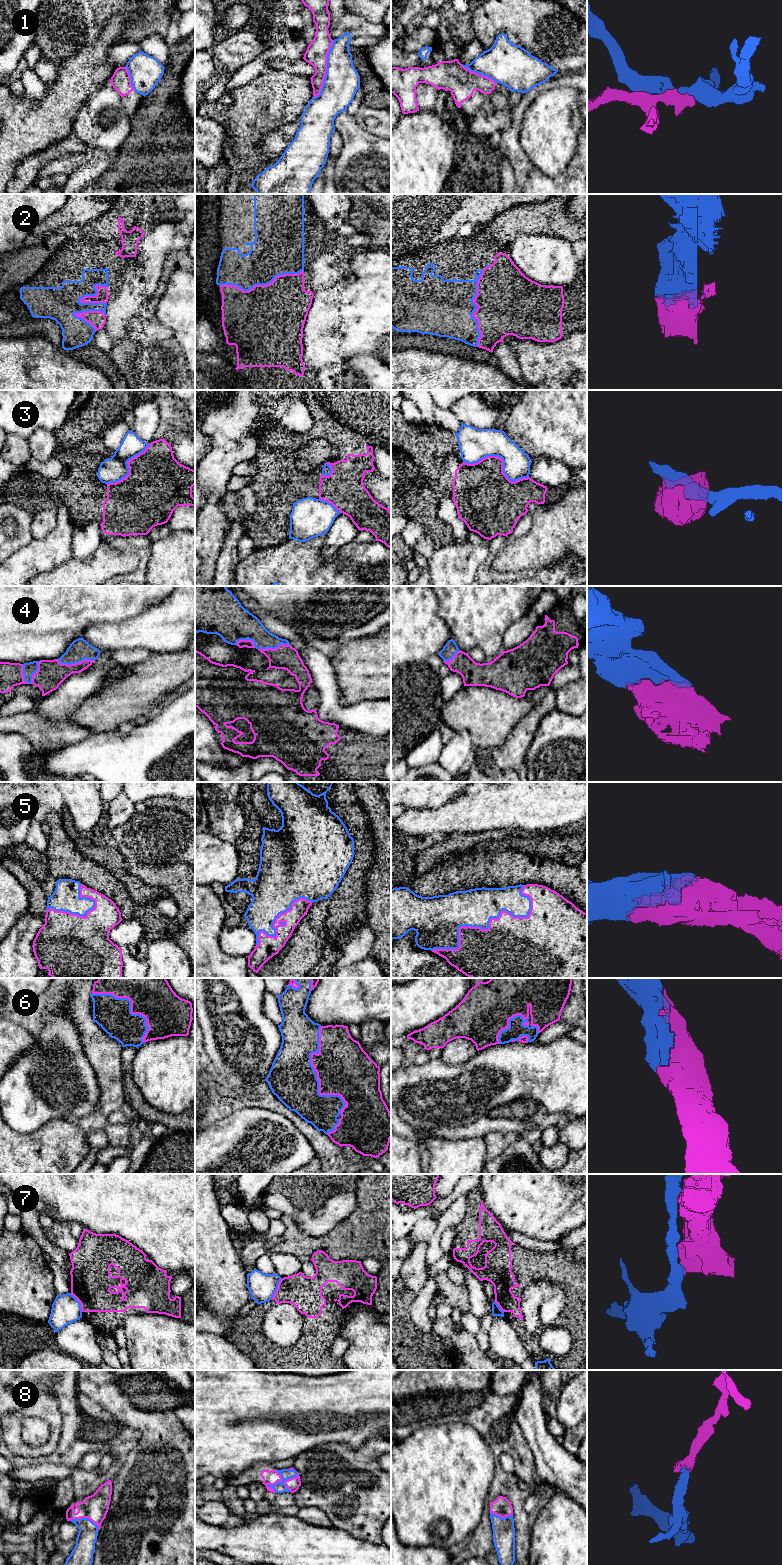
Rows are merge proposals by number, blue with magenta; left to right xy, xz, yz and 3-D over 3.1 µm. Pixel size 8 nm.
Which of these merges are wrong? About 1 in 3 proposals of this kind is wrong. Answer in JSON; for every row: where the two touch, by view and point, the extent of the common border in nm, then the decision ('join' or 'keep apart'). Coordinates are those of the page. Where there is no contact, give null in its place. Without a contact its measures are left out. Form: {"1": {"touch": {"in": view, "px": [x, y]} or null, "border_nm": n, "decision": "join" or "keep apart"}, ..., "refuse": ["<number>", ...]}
{"1": {"touch": {"in": "xz", "px": [327, 70]}, "border_nm": 500, "decision": "keep apart"}, "2": {"touch": {"in": "xz", "px": [261, 284]}, "border_nm": 700, "decision": "keep apart"}, "3": {"touch": {"in": "yz", "px": [502, 459]}, "border_nm": 550, "decision": "keep apart"}, "4": {"touch": {"in": "xy", "px": [75, 662]}, "border_nm": 300, "decision": "join"}, "5": {"touch": {"in": "yz", "px": [488, 925]}, "border_nm": 900, "decision": "join"}, "6": {"touch": {"in": "xz", "px": [316, 1076]}, "border_nm": 750, "decision": "join"}, "7": {"touch": {"in": "xz", "px": [277, 1287]}, "border_nm": 190, "decision": "keep apart"}, "8": {"touch": {"in": "xz", "px": [278, 1481]}, "border_nm": 180, "decision": "join"}, "refuse": ["1", "2", "3", "7"]}

